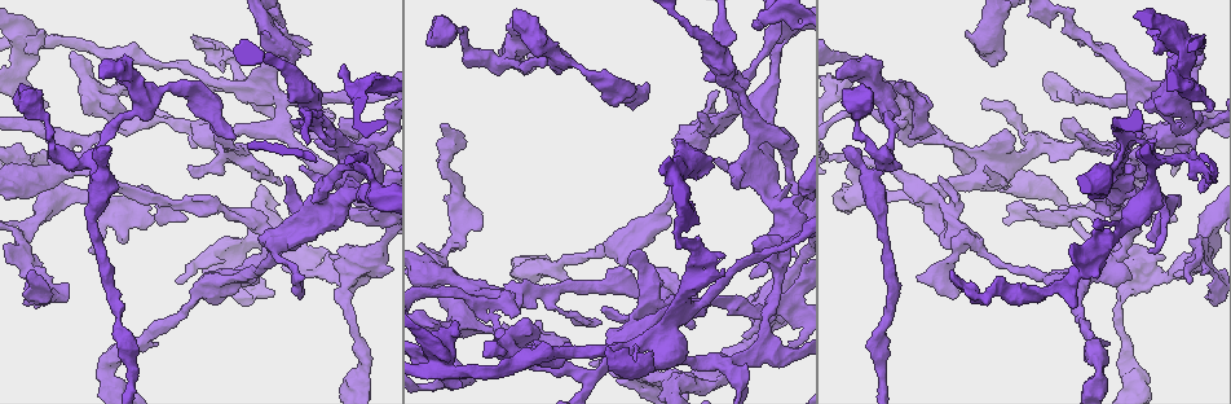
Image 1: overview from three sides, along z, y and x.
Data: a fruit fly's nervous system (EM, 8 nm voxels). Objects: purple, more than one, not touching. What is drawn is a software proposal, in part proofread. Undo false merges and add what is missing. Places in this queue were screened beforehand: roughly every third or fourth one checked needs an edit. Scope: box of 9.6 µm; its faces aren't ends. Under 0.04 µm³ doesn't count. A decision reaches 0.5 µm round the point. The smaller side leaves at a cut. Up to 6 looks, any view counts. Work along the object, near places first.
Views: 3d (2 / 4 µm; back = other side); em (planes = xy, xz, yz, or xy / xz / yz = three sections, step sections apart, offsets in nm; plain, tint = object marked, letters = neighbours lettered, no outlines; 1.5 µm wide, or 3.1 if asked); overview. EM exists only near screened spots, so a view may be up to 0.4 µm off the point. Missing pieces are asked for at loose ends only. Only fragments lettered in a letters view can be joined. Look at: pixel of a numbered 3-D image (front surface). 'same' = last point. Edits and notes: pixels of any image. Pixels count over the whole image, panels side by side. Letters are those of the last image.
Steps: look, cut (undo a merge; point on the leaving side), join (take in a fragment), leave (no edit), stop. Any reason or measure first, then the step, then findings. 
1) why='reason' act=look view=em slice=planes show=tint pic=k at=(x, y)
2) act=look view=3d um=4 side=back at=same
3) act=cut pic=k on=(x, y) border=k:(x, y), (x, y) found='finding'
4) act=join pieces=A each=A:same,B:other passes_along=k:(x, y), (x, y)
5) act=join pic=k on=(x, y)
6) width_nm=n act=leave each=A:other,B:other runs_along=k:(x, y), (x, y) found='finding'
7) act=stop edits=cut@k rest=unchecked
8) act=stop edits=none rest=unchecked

why='abrupt turn' act=look view=3d um=4 pic=1 at=(264, 60)

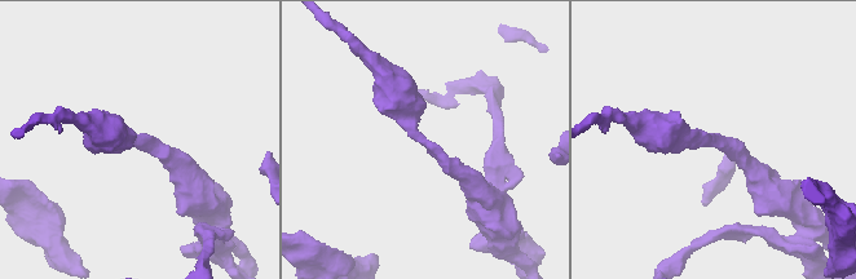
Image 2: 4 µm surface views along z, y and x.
arm_widths_nm=240,360 act=look view=em slice=yz step=8 show=letters pic=2 at=(710, 141)

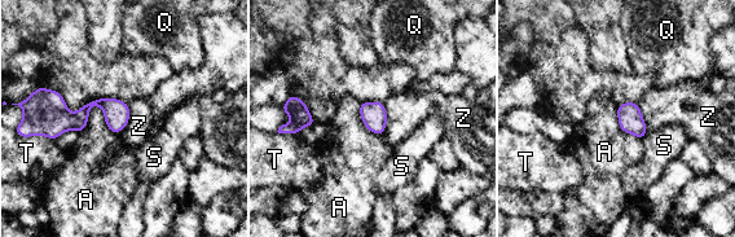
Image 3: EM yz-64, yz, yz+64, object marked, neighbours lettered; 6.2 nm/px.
act=leave each=A:other,Q:other,S:other,T:other,Z:other border=3:(384, 102), (386, 130), (381, 135) found='all the same neuron'

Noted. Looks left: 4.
why='a fork' act=look view=3d um=2 pic=1 at=(503, 58)

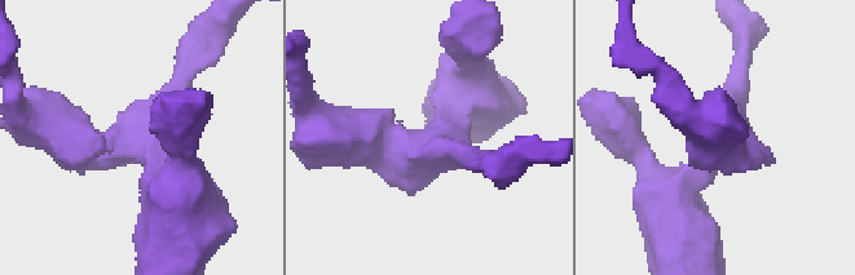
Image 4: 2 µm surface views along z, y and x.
arms=3 arm_widths_nm=180,300,420 act=look view=em slice=planes show=plain pic=4 at=(431, 142)

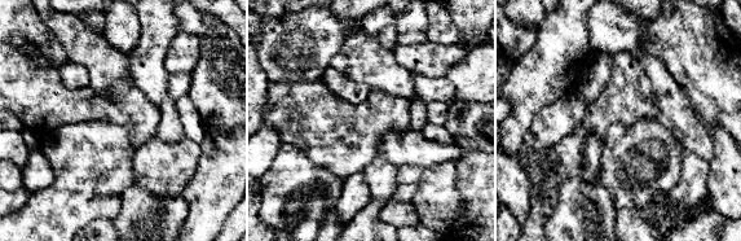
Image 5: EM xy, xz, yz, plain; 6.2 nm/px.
act=look view=em slice=planes show=letters at=same

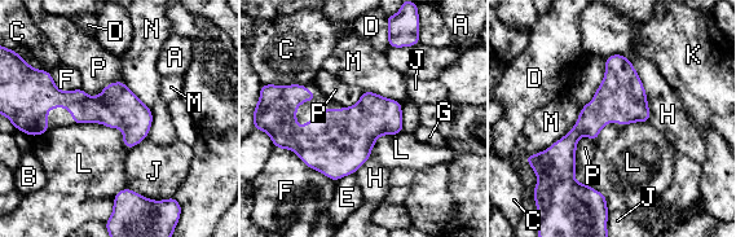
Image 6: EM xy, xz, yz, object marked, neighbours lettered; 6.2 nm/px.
act=leave each=A:other,B:other,C:other,D:other,E:other,F:other,G:other,H:other,J:other,K:other,L:other,M:other,N:other,P:other border=6:(587, 135), (577, 140), (573, 171) found='all the same neuron'

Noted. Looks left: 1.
act=stop edits=none rest=unchecked

